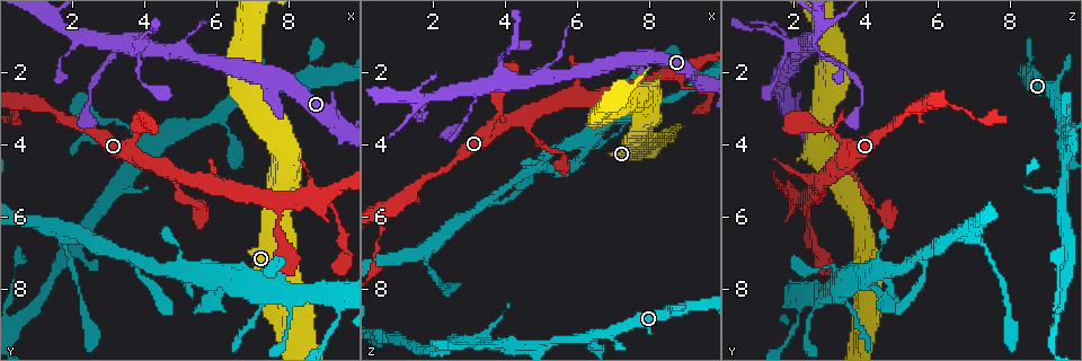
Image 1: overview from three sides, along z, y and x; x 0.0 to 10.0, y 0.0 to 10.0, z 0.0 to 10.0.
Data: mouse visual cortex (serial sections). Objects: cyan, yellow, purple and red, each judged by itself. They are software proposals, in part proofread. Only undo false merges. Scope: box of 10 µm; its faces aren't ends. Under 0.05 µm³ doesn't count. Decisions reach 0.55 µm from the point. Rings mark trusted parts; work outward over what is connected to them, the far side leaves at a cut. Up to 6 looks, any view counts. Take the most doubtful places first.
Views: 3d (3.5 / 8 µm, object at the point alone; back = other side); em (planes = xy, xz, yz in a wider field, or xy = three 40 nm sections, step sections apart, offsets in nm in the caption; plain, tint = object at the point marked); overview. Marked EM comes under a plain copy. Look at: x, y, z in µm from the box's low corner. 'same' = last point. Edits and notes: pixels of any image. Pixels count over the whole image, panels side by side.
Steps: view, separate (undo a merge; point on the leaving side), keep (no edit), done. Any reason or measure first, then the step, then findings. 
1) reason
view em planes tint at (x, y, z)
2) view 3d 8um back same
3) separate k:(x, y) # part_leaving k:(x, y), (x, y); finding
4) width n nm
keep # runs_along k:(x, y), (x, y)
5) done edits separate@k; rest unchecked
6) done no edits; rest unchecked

view 3d 8um back at (0.70, 8.75, 9.30)

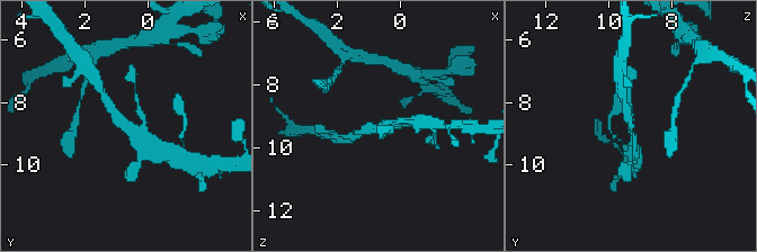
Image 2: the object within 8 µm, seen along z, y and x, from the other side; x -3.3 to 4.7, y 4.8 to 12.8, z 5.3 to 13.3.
shape alone is not enough
view em xy step 1 tint same

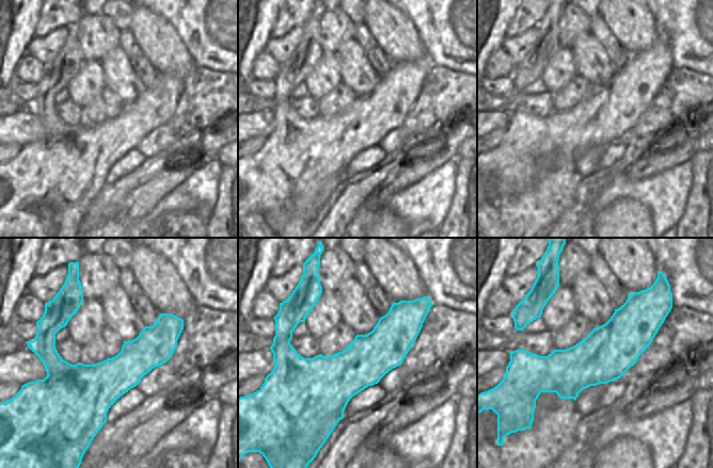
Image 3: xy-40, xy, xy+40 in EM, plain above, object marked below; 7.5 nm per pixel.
arm_widths 150, 250, 250, 250 nm
keep # continuous, no second cell

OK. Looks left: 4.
three-way junction
view 3d 3.5um at (3.20, 1.20, 2.45)

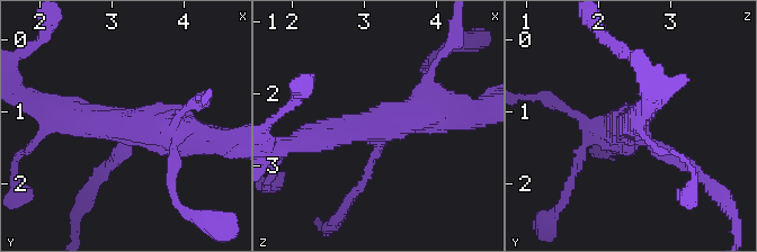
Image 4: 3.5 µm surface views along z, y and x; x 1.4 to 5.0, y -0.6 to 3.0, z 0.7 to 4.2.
view em xy step 2 tint at (3.25, 1.20, 2.50)

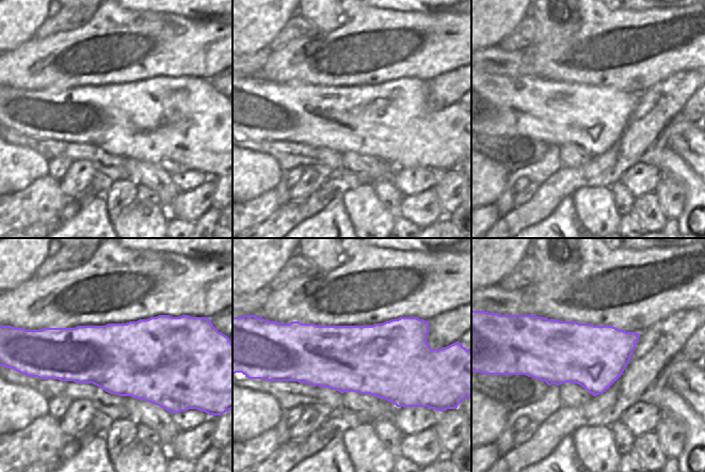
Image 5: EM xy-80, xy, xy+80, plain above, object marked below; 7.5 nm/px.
arm_widths 150, 350, 450 nm
keep # runs_along 4:(202, 137), (56, 114); one cell here

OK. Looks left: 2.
four-way junction
view 3d 3.5um at (1.55, 0.60, 2.80)

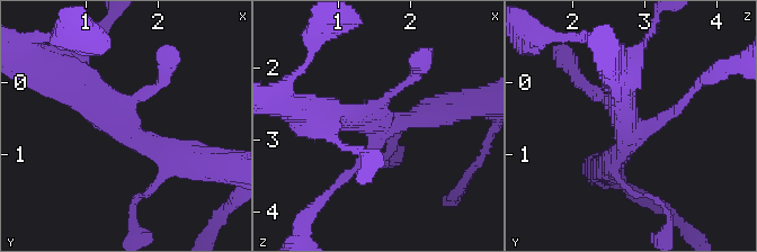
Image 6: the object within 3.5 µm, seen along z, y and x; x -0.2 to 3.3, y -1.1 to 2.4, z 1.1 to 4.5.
keep # runs_along 6:(185, 160), (136, 140), (64, 84); all the same cell

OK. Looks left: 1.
done no edits; rest unchecked

